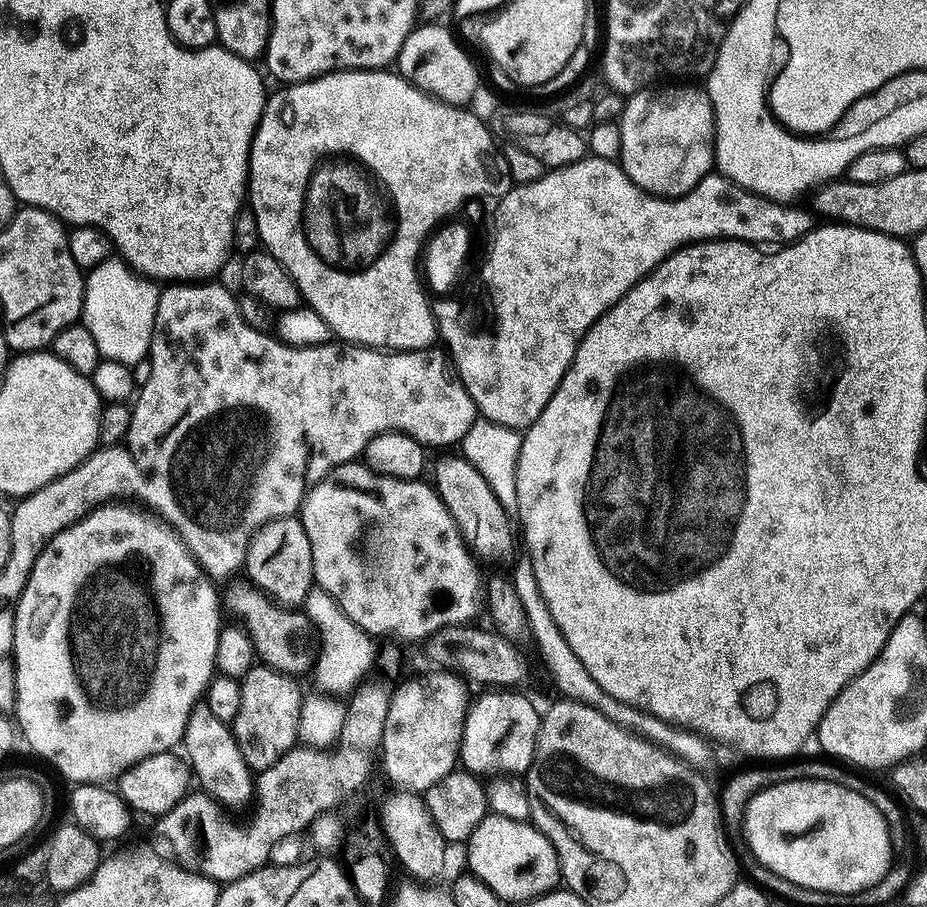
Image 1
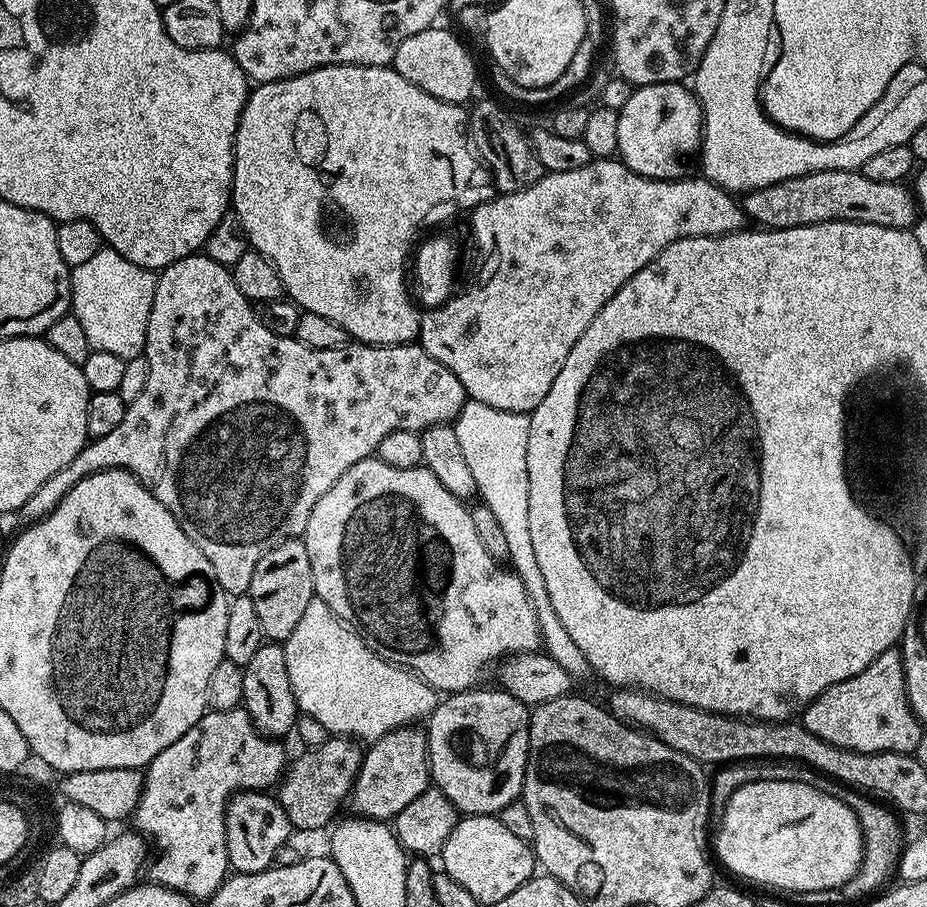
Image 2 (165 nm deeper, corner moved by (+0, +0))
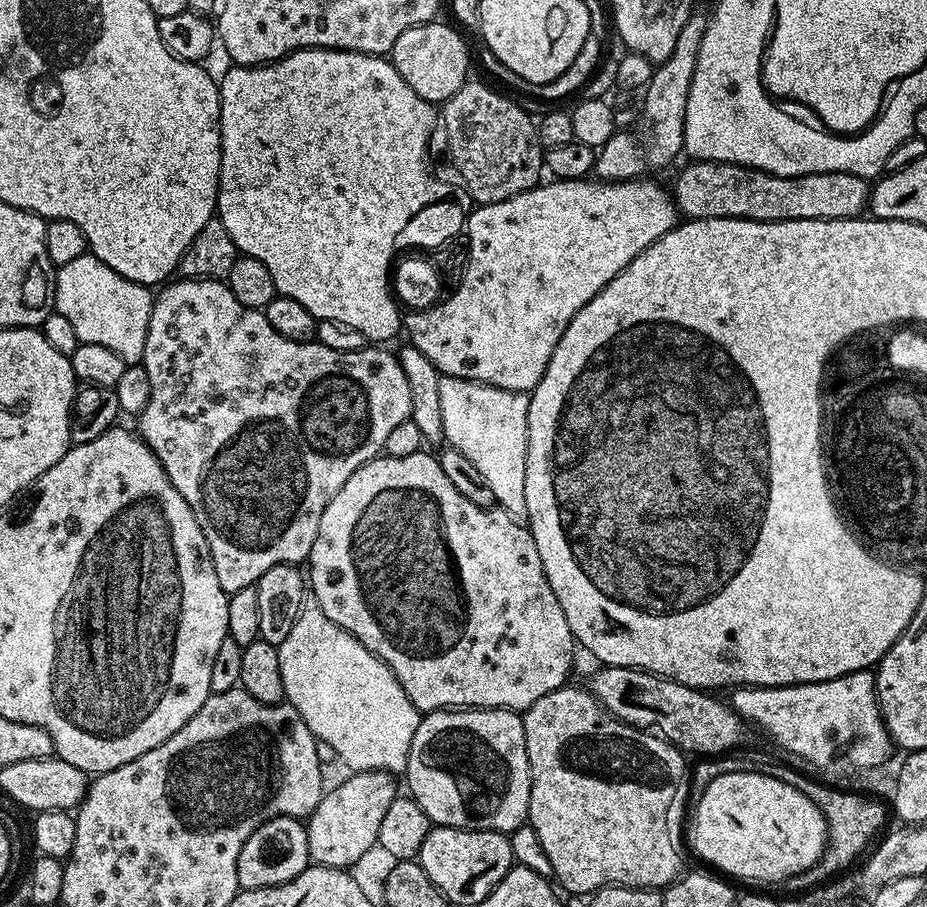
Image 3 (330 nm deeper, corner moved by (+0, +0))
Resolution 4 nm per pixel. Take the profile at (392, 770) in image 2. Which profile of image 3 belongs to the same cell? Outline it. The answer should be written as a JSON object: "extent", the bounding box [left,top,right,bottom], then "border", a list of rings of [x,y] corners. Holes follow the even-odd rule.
{"extent":[306,772,398,869],"border":[[[357,772],[347,777],[336,789],[325,791],[306,827],[309,838],[309,858],[312,864],[331,868],[351,869],[371,848],[377,847],[378,830],[390,802],[394,802],[398,789],[387,772]]]}

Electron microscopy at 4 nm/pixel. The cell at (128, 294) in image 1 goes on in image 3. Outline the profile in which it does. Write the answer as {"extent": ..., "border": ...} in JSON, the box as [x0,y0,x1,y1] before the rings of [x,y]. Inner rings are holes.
{"extent":[56,254,154,366],"border":[[[85,254],[56,268],[56,307],[74,326],[80,343],[107,346],[122,358],[125,366],[139,365],[146,350],[146,330],[150,326],[154,292],[149,285],[122,278],[106,262]]]}

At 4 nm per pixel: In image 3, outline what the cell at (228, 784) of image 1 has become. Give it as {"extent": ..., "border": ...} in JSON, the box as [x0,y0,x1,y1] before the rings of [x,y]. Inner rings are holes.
{"extent":[238,816,309,890],"border":[[[276,816],[258,828],[246,840],[238,856],[238,882],[242,890],[272,888],[292,881],[309,867],[307,827],[297,818]]]}

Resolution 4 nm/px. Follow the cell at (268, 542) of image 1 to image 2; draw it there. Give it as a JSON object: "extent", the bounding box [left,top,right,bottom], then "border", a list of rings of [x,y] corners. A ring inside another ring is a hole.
{"extent":[247,539,314,642],"border":[[[303,539],[282,540],[271,545],[262,554],[258,566],[254,566],[254,578],[247,595],[254,602],[254,610],[258,610],[258,619],[262,621],[265,637],[272,642],[288,640],[294,626],[298,626],[298,618],[302,618],[306,606],[310,606],[314,598],[310,554],[306,554]]]}

